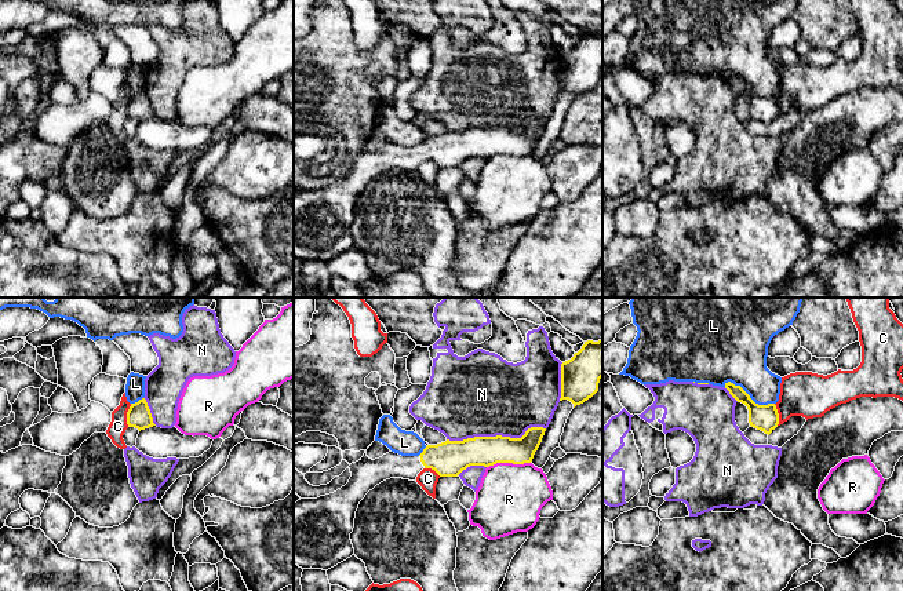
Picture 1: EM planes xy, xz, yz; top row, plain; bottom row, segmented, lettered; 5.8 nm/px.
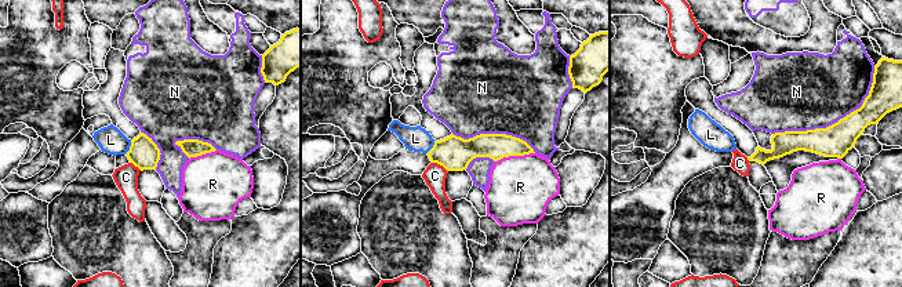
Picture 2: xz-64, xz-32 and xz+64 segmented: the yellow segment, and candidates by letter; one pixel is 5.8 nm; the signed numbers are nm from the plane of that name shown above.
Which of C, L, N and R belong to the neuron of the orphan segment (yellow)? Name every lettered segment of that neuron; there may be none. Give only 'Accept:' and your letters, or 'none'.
Accept: none

